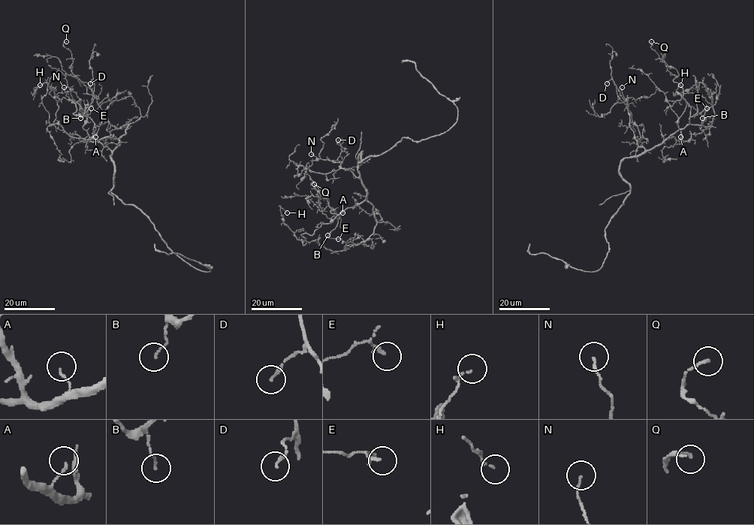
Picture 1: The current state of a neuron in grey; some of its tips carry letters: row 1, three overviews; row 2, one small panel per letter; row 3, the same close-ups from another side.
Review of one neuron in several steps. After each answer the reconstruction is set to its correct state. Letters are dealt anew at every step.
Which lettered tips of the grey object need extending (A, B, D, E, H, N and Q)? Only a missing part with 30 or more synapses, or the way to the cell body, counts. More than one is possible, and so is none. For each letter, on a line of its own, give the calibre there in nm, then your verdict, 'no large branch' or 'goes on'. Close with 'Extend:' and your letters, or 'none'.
A: calibre 110 nm; no large branch
B: calibre 100 nm; no large branch
D: calibre 130 nm; no large branch
E: calibre 150 nm; no large branch
H: calibre 100 nm; no large branch
N: calibre 110 nm; no large branch
Q: calibre 140 nm; no large branch
Extend: none

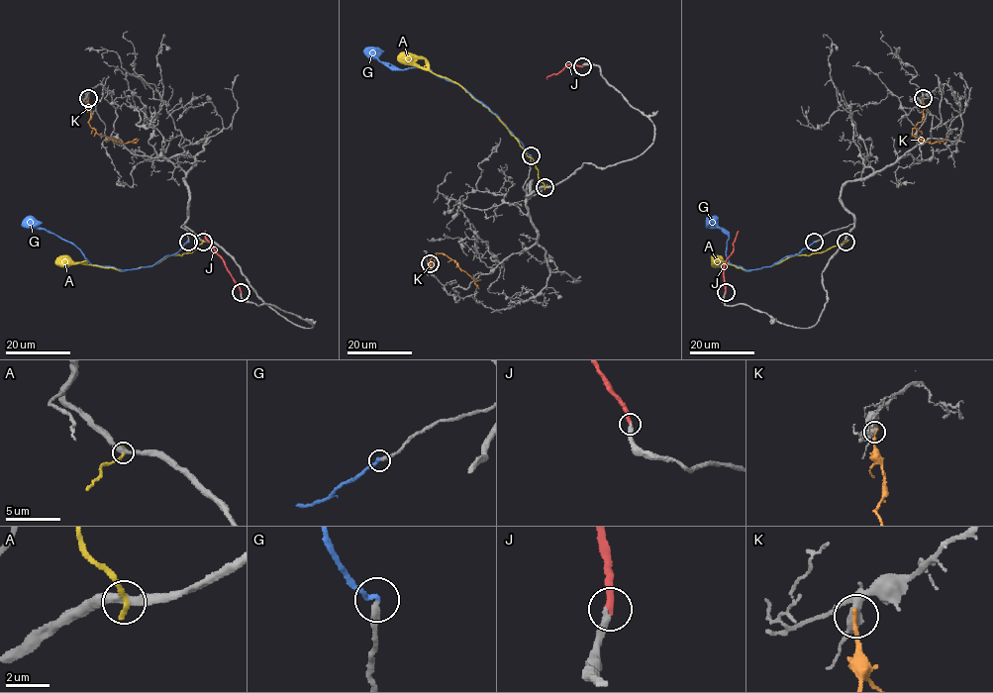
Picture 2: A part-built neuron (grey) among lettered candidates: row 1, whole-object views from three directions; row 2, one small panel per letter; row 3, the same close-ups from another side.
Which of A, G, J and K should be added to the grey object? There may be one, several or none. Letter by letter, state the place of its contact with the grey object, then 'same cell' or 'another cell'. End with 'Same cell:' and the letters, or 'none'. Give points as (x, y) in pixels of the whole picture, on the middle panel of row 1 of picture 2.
A: meets grey at (545, 187); another cell
G: meets grey at (531, 155); same cell
J: meets grey at (582, 66); same cell
K: meets grey at (430, 263); another cell
Same cell: G, J

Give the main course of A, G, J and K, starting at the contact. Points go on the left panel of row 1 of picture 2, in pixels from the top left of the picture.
A: (202, 242), (191, 252), (170, 254), (150, 266), (119, 271), (57, 261)
G: (189, 242), (176, 253), (152, 265), (120, 270), (91, 264), (73, 245), (40, 229), (33, 218), (26, 218)
J: (241, 292), (204, 231)
K: (88, 99), (88, 122), (99, 135), (124, 144), (137, 139)

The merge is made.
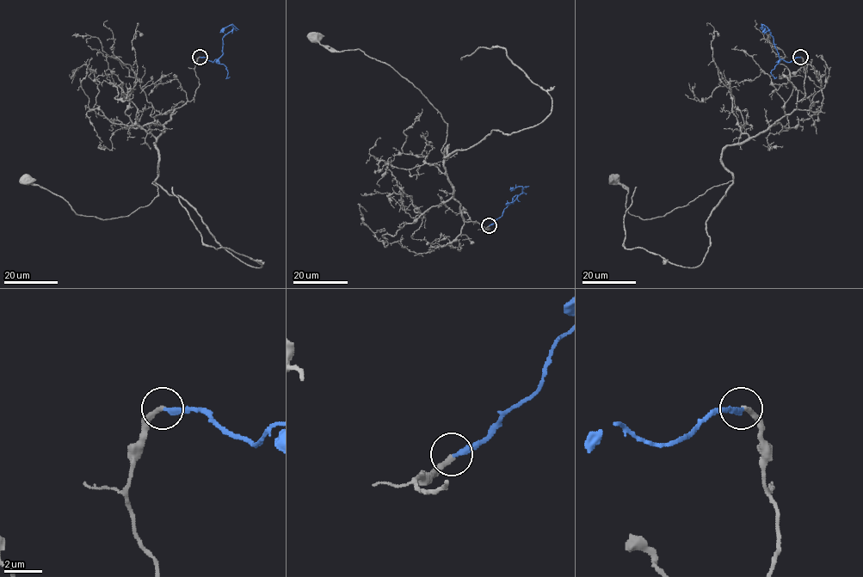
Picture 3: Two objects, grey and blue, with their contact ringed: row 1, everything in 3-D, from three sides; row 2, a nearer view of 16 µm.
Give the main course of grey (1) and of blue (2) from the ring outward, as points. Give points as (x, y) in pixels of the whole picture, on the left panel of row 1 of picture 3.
1: (200, 57), (193, 99), (175, 110), (154, 142), (157, 195), (148, 205), (101, 219), (77, 215), (25, 180)
2: (200, 57), (213, 62), (223, 53), (222, 39), (233, 25), (220, 33)

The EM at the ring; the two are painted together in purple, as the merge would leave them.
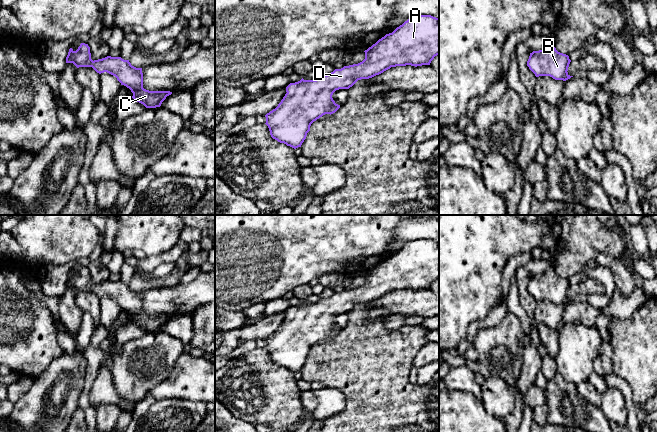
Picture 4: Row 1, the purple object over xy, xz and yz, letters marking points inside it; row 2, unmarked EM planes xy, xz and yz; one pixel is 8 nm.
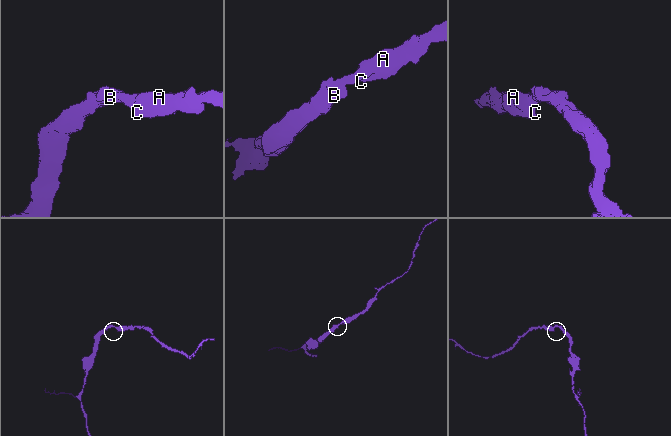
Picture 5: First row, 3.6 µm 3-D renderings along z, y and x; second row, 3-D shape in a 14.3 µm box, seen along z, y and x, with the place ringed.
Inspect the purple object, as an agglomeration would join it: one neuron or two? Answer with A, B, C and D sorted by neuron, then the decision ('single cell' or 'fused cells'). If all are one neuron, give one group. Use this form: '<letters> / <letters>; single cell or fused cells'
A B C D; single cell

